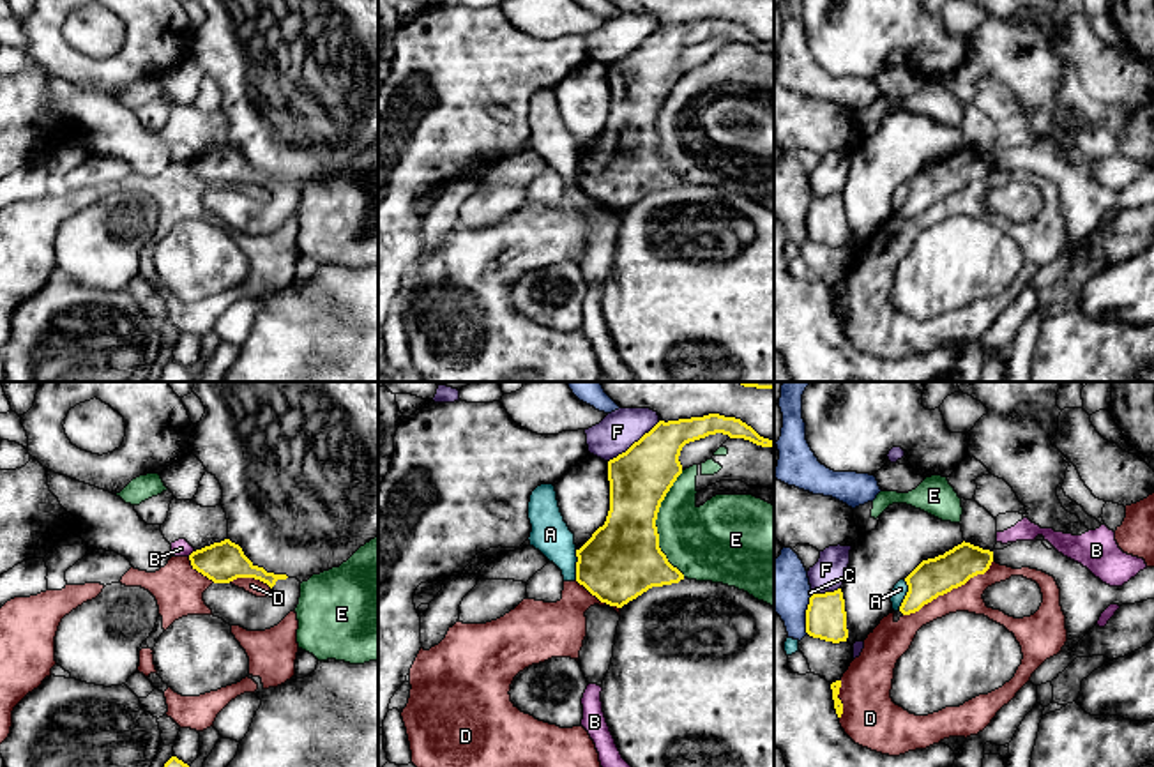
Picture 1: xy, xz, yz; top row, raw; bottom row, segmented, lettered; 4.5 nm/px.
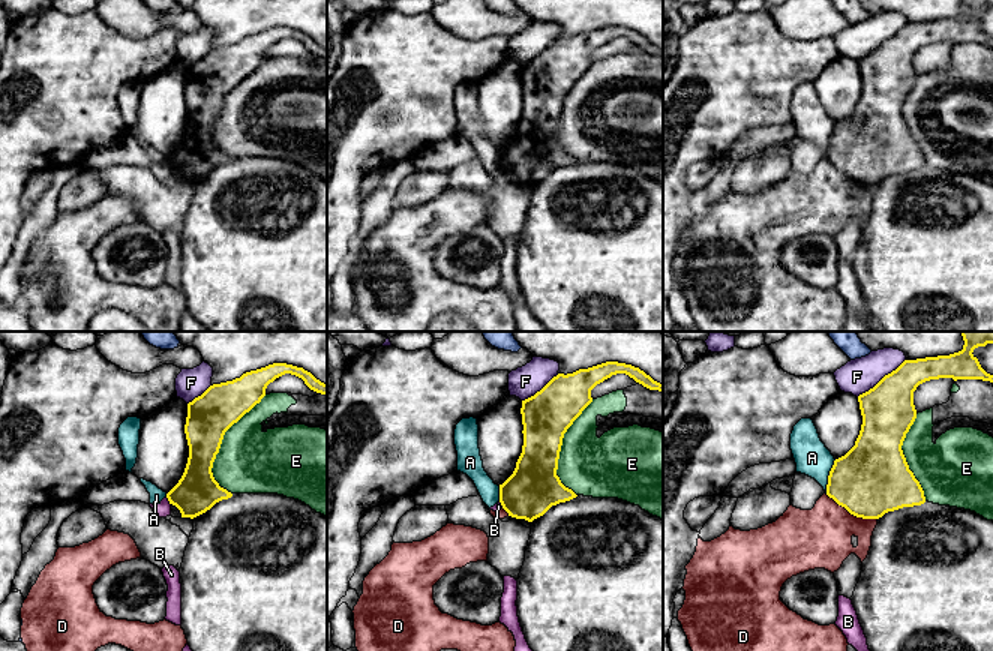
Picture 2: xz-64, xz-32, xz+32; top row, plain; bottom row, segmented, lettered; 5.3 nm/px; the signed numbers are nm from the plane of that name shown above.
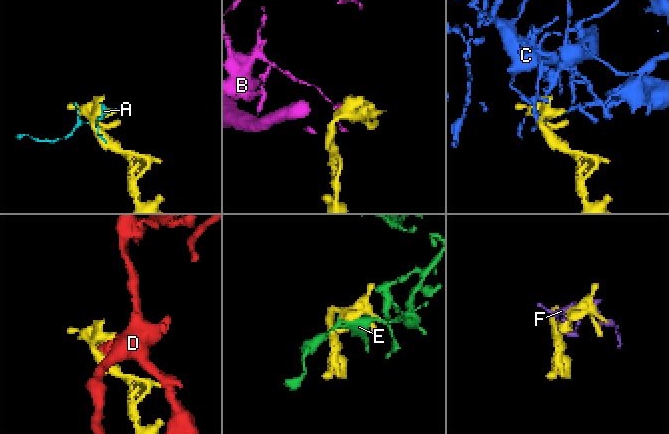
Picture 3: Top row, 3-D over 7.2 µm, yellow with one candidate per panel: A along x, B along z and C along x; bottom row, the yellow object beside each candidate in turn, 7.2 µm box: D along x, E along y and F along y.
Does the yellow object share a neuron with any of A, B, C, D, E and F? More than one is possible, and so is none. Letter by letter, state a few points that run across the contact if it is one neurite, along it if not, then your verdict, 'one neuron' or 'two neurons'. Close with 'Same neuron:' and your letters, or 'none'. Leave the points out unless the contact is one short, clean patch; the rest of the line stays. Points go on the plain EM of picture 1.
A: two neurons
B: line xy (193, 154), (188, 159); two neurons
C: two neurons
D: two neurons
E: two neurons
F: two neurons
Same neuron: none

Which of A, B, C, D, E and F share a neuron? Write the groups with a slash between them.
A B / C / D / E / F

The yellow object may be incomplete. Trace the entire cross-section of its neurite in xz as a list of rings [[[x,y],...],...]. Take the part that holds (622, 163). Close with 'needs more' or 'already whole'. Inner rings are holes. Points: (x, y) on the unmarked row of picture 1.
[[[709,18],[668,27],[659,25],[626,57],[608,65],[610,115],[606,125],[576,154],[576,186],[601,207],[622,212],[652,191],[672,189],[684,184],[684,178],[668,166],[659,152],[656,124],[661,106],[682,78],[679,65],[682,51],[716,37],[774,53],[774,44],[760,41],[740,23]]]; already whole

